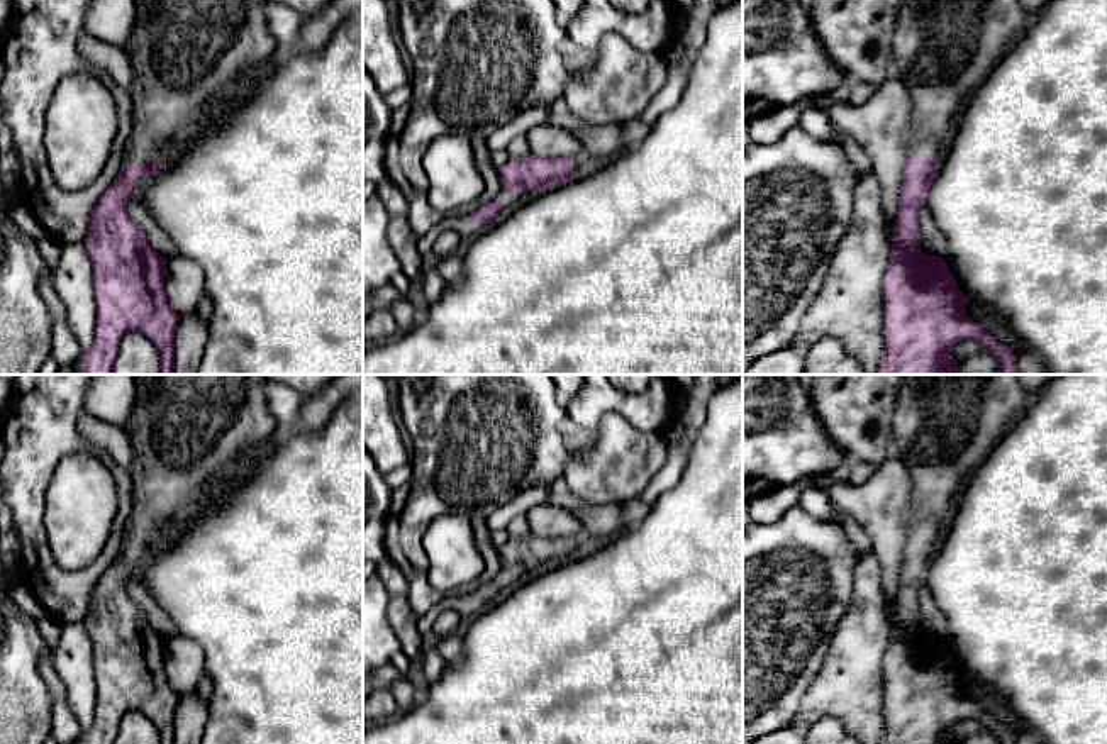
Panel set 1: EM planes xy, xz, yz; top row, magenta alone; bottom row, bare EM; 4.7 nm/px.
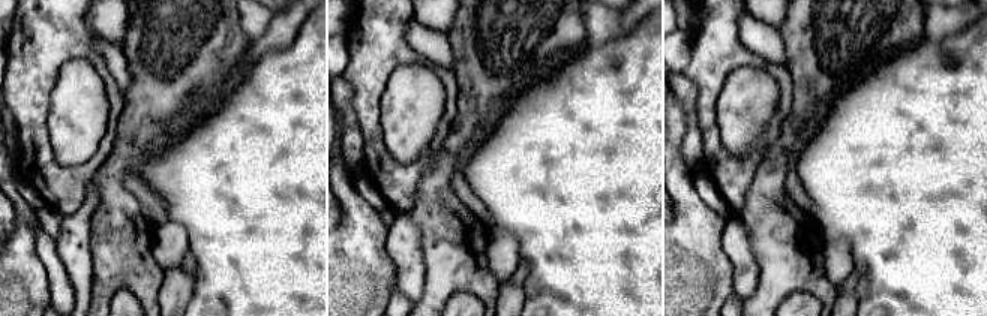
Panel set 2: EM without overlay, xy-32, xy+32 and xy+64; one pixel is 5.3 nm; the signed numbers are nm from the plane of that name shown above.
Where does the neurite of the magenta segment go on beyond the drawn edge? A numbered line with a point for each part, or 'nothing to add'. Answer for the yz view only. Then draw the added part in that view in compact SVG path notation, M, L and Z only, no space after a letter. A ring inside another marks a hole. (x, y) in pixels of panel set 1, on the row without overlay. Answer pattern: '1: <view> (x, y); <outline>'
1: yz (945, 426); M902 375L892 442L912 478L909 532L937 532L941 551L966 486L1029 402L1017 375Z

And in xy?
1: xy (194, 436); M137 375L137 395L124 430L134 453L132 512L124 546L151 542L161 554L185 527L229 488L248 478L248 468L276 441L276 422L268 408L268 375Z

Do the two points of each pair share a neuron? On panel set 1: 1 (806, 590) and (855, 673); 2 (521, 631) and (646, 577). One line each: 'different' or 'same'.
1: different
2: same

